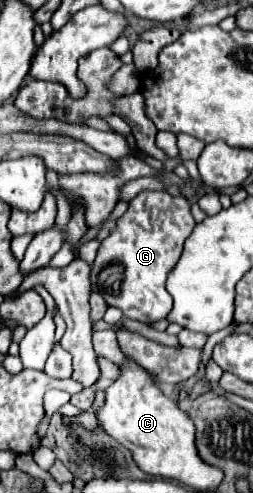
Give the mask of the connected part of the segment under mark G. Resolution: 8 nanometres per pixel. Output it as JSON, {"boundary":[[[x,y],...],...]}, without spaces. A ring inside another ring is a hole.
{"boundary":[[[143,190],[131,202],[127,212],[117,218],[115,230],[101,240],[91,266],[91,290],[101,294],[107,304],[117,306],[131,320],[157,322],[171,312],[173,298],[165,290],[169,270],[177,264],[183,242],[195,228],[189,212],[191,204],[183,196],[171,196],[165,190]]]}

